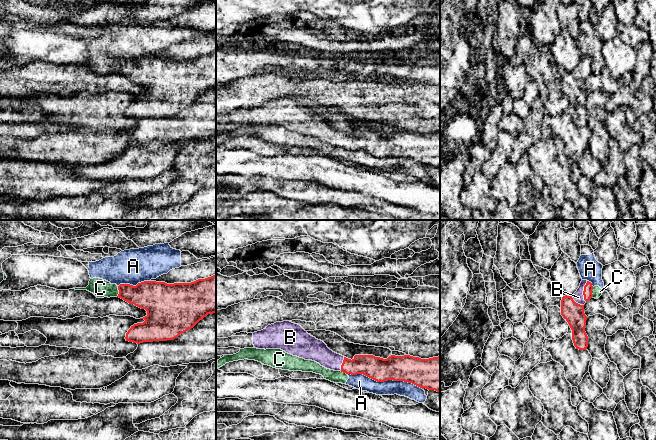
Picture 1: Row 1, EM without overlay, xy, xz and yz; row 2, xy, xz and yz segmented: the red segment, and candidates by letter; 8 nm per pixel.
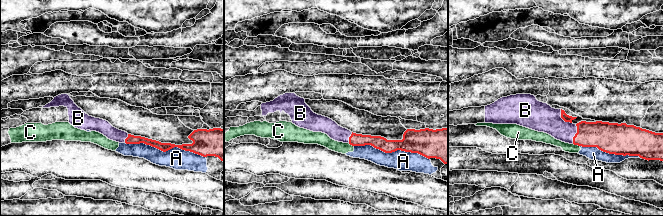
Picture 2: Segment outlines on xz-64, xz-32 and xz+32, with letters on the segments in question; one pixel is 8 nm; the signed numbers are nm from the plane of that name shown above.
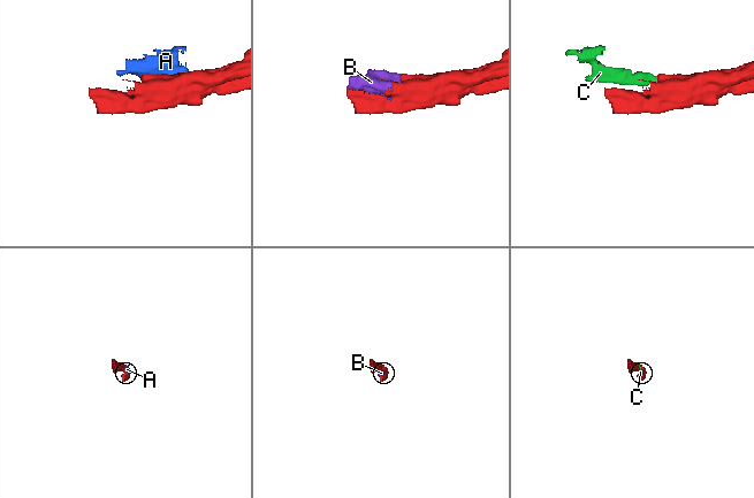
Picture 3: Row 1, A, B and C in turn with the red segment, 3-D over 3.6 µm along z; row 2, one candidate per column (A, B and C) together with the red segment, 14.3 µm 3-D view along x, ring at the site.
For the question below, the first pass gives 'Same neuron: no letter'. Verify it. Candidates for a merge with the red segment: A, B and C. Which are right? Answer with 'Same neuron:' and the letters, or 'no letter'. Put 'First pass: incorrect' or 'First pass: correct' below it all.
Same neuron: B
First pass: incorrect

